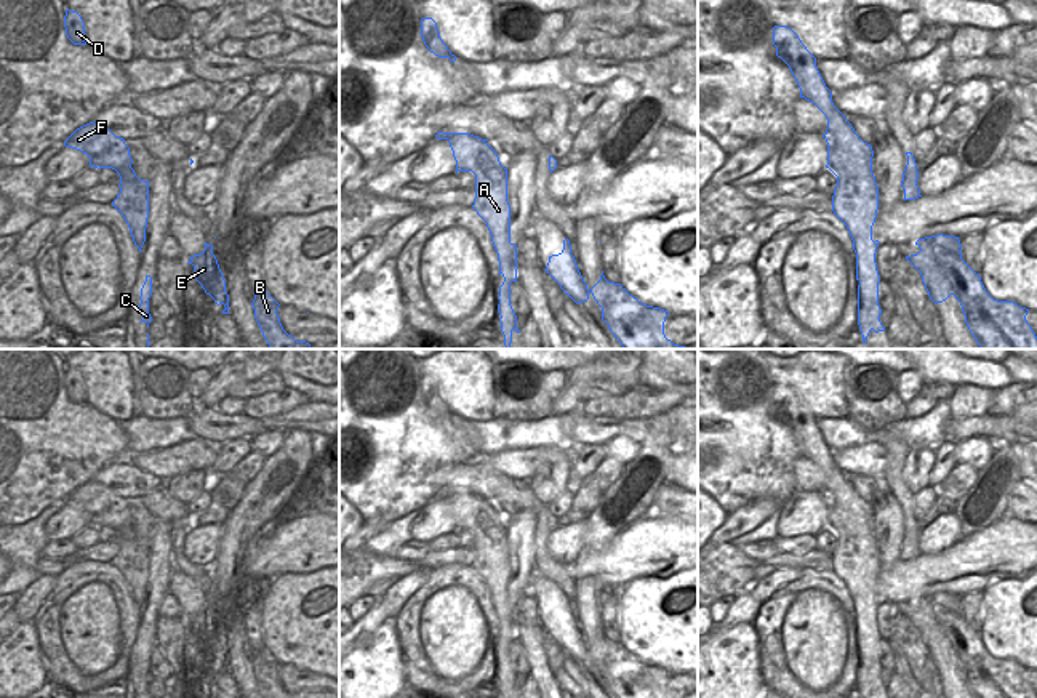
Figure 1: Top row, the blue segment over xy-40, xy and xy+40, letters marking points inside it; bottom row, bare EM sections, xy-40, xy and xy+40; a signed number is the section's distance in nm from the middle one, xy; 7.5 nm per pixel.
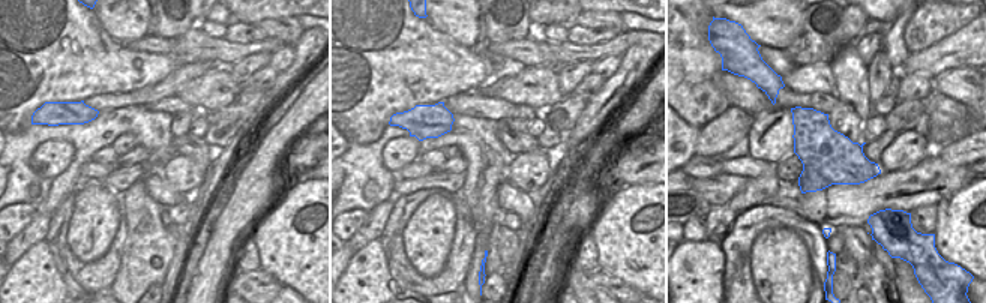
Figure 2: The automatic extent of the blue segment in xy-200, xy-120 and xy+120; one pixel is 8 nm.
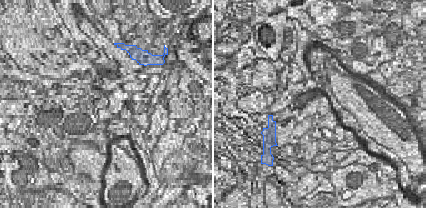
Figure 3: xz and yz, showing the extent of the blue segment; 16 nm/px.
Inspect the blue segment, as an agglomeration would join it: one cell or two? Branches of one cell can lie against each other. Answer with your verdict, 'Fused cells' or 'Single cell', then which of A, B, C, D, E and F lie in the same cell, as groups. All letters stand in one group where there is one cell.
Fused cells. Groups: A B C D E / F.

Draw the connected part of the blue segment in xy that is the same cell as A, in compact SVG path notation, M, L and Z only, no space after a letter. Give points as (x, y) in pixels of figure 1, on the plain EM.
M483 498L475 509L480 512L475 533L475 557L472 567L486 581L493 605L498 612L499 634L504 636L499 645L498 671L504 698L512 698L517 687L517 674L510 664L510 642L517 640L517 604L510 600L510 564L507 560L507 527L499 520L498 512Z

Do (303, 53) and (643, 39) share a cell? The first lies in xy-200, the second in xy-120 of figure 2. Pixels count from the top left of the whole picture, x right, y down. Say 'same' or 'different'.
different

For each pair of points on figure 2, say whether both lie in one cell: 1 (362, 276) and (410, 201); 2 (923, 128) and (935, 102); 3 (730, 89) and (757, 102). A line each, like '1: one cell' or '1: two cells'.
1: two cells
2: two cells
3: one cell

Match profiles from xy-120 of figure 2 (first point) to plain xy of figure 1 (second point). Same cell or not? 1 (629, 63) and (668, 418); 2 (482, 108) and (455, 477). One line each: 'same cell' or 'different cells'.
1: different cells
2: same cell

